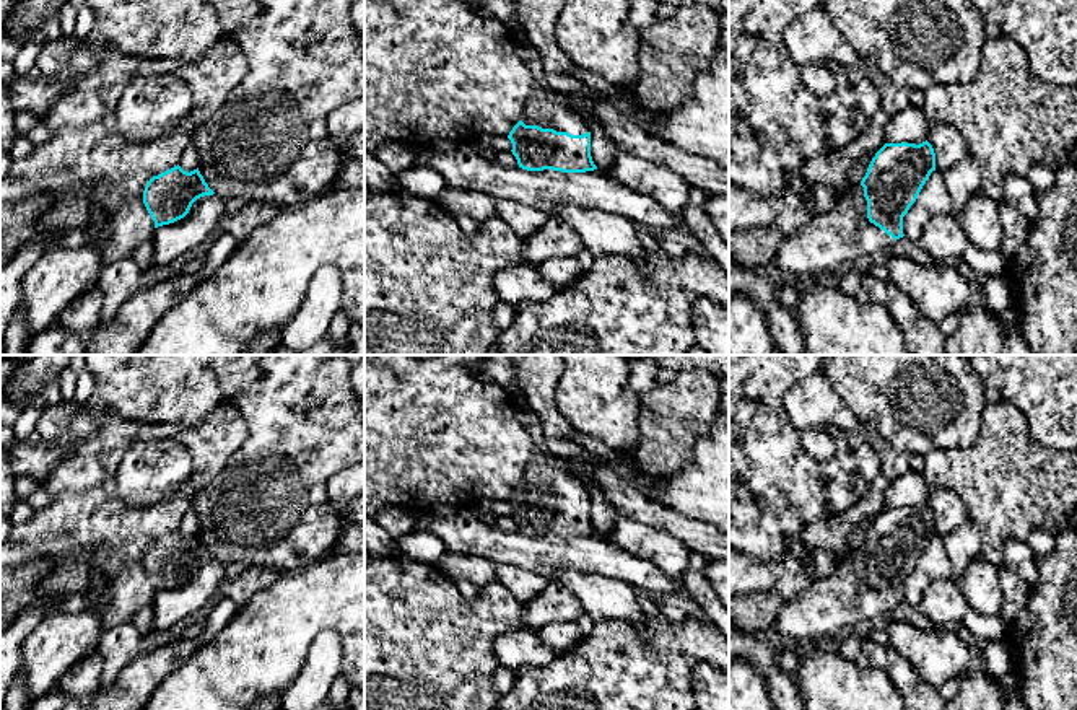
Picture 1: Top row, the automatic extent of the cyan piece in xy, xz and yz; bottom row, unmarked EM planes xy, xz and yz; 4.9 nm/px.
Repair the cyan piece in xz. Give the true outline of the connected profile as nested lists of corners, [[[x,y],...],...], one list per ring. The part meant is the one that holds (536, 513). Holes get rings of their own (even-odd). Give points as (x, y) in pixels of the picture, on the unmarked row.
[[[535,451],[521,485],[508,500],[519,532],[561,537],[597,534],[591,521],[589,492],[566,464],[555,454]]]

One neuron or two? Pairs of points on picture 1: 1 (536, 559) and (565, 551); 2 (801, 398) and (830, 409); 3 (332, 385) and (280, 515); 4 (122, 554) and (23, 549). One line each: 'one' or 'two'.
1: one
2: one
3: one
4: one

